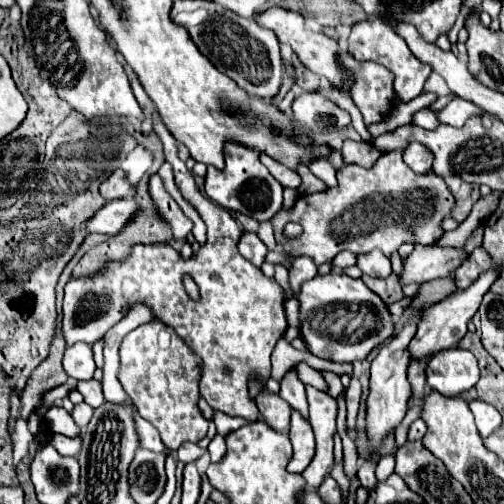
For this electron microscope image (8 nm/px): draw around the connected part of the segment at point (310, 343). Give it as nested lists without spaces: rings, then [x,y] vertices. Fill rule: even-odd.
[[[345,273],[317,275],[303,283],[297,299],[301,303],[301,339],[309,353],[321,359],[333,363],[363,361],[373,347],[393,337],[395,325],[389,307],[363,283],[363,279],[353,279]]]

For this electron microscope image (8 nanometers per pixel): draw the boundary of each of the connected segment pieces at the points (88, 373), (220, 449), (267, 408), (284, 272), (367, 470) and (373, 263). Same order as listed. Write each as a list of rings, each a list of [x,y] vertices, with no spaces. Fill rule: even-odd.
[[[75,343],[67,347],[65,357],[63,357],[63,369],[73,379],[91,379],[95,371],[91,347],[85,343]]]
[[[217,433],[217,435],[211,439],[211,443],[209,443],[209,455],[211,455],[211,461],[213,461],[213,463],[219,461],[219,459],[223,457],[223,453],[225,453],[225,443],[223,443],[223,437]]]
[[[261,393],[257,397],[259,403],[259,413],[261,419],[275,429],[277,433],[287,433],[289,431],[289,415],[291,415],[291,407],[287,401],[283,401],[279,395],[271,395],[271,393]]]
[[[275,265],[275,274],[274,278],[283,287],[283,291],[285,291],[285,301],[291,299],[293,294],[291,293],[291,288],[288,282],[289,273],[288,270],[282,265]]]
[[[363,463],[359,473],[357,473],[359,481],[361,481],[361,487],[367,489],[367,493],[371,493],[377,485],[377,479],[375,479],[375,463]]]
[[[371,251],[357,257],[357,267],[371,277],[387,277],[391,273],[391,261],[381,251]]]

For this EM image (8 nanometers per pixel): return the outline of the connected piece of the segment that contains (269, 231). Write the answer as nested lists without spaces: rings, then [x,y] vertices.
[[[271,219],[259,223],[257,235],[265,241],[265,245],[267,245],[269,249],[275,249],[275,235],[273,235],[273,221],[271,221]]]

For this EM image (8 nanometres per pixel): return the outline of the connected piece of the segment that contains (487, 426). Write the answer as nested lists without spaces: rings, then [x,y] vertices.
[[[475,399],[469,403],[469,409],[475,415],[475,423],[477,423],[477,429],[479,429],[483,439],[501,427],[501,415],[493,405]]]

